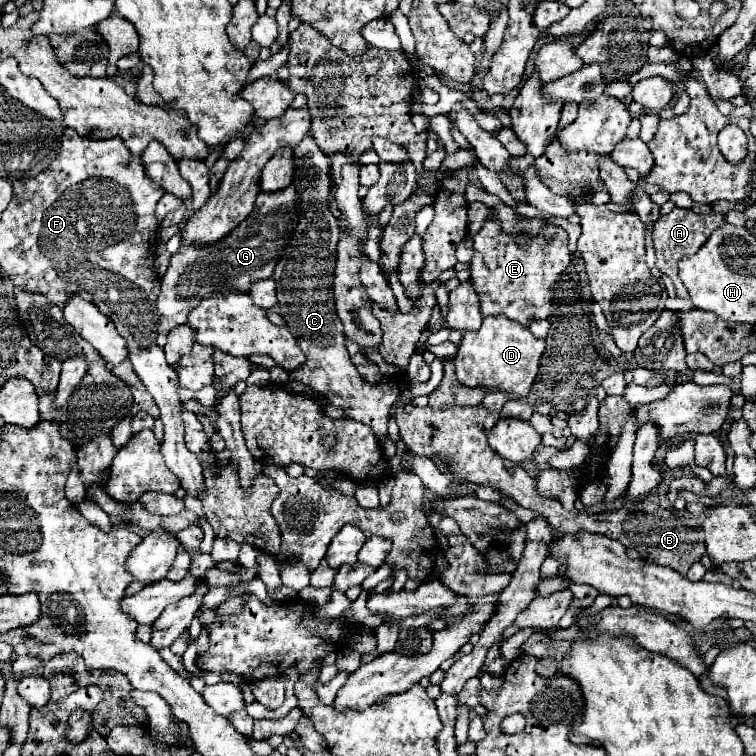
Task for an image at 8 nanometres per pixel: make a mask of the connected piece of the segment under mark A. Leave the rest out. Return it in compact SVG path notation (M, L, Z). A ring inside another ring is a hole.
M672 209L668 215L660 217L654 223L654 231L652 231L652 241L654 241L654 249L656 249L656 267L666 273L672 280L676 289L676 295L680 298L688 298L689 294L684 287L681 279L678 277L678 261L684 255L694 255L702 243L706 243L706 239L710 237L710 233L714 233L722 223L724 215L716 215L716 213L706 213L706 215L698 215L690 209Z

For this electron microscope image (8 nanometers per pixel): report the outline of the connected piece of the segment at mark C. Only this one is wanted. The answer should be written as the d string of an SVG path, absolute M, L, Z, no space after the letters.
M302 141L296 147L296 179L298 195L302 197L302 213L298 229L290 239L282 259L276 265L276 297L278 313L284 317L288 329L296 335L300 349L306 355L306 363L290 373L292 379L308 383L316 393L322 393L332 405L340 407L342 417L362 421L378 433L378 443L386 441L386 427L392 417L394 401L400 395L400 385L394 379L384 379L380 385L366 383L356 371L350 355L344 347L344 331L338 321L334 297L332 297L332 279L336 265L336 245L340 237L338 219L328 209L328 195L332 189L330 177L330 159L318 149L314 141Z

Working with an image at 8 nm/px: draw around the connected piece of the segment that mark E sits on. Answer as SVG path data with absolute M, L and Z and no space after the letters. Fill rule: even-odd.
M490 211L482 229L472 235L474 255L470 259L470 283L478 293L480 313L488 315L506 315L512 321L528 327L532 319L548 319L554 305L554 289L562 273L570 263L568 253L568 235L562 227L544 225L538 235L530 235L526 245L516 243L520 233L506 233L496 217ZM562 259L562 265L560 265Z

